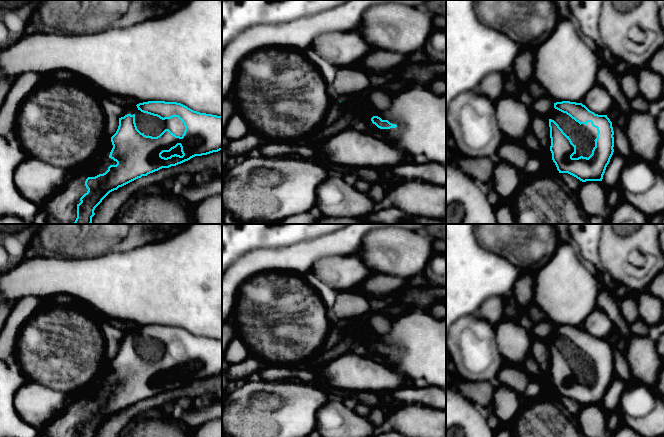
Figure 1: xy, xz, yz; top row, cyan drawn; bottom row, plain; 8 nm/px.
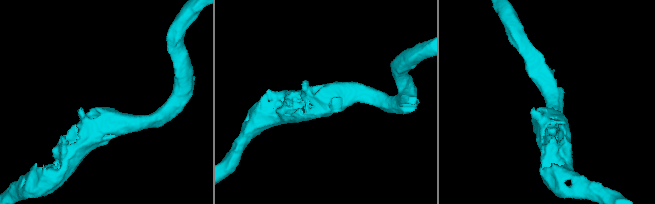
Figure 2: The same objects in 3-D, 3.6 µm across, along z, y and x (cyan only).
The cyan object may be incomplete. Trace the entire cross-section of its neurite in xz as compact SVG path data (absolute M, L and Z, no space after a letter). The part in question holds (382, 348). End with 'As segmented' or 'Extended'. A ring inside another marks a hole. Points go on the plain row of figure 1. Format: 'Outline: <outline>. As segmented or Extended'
Outline: M373 340L371 342L371 345L373 348L375 348L380 353L390 353L390 352L396 352L396 348L390 347L388 344L382 344L378 340Z. As segmented

